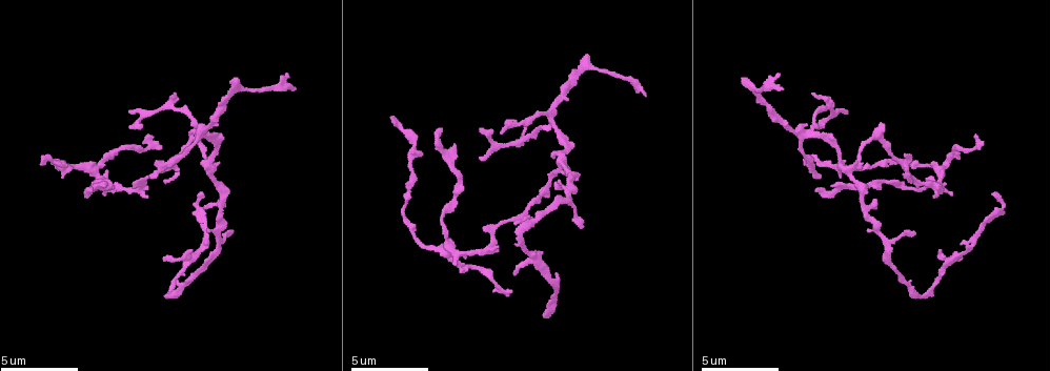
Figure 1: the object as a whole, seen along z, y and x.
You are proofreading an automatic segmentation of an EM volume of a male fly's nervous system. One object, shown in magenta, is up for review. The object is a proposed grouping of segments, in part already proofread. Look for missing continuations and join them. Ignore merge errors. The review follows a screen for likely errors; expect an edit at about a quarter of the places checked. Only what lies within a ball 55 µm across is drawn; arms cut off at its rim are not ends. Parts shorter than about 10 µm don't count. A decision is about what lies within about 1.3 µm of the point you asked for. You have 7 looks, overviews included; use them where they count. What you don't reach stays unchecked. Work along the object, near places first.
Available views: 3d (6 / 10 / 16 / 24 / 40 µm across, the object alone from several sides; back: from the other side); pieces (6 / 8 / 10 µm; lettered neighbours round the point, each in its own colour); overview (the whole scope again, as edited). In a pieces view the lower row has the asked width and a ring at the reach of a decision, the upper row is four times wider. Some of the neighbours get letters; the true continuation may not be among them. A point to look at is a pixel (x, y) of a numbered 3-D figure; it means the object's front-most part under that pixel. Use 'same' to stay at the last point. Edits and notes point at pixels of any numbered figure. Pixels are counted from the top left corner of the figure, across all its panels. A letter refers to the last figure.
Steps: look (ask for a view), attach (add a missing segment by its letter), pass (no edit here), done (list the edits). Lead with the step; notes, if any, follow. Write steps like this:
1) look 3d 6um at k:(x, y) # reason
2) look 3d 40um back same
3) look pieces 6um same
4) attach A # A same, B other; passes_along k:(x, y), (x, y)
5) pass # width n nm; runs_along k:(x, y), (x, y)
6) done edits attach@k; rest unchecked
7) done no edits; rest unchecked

look 3d 10um at 1:(781, 89) # an open end

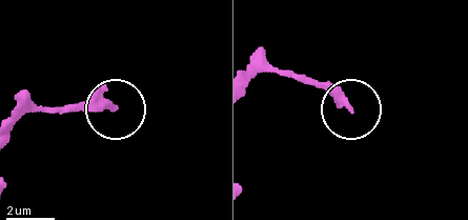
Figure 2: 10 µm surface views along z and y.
look pieces 10um at 2:(114, 108)

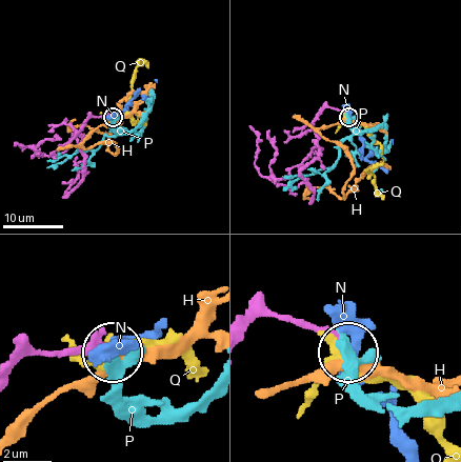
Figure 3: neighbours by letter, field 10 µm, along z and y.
pass # width 210 nm; H other, N other, P other, Q other; runs_along 3:(249, 323), (298, 318), (344, 352); none of them fits

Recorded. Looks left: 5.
look 3d 10um at 1:(502, 131) # branch stops here

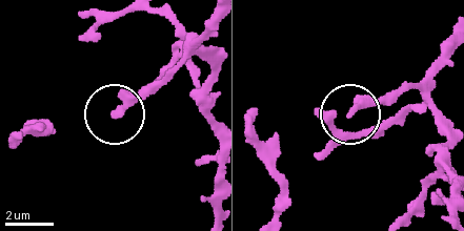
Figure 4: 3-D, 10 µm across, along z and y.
look pieces 10um at 4:(350, 113)

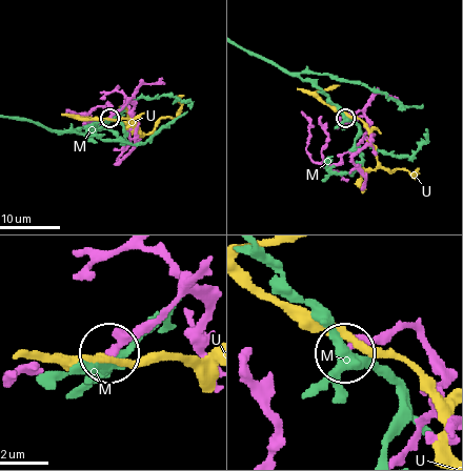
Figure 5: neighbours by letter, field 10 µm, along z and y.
pass # M other, U other; no lettered segment goes on from it

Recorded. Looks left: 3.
look 3d 6um at 1:(41, 160) # end of a long branch

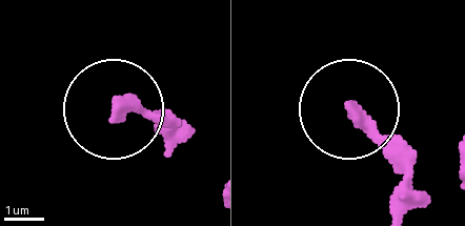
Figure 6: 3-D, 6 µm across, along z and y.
look pieces 8um at 6:(117, 104)

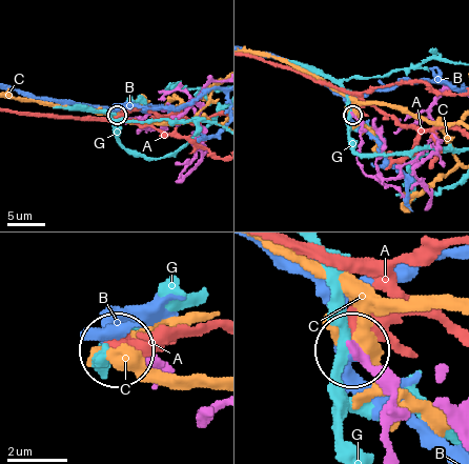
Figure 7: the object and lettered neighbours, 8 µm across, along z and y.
pass # A other, B other, C other, G other; runs_along 7:(385, 448), (385, 387), (358, 352); no lettered segment goes on from it

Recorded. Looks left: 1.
done no edits; rest unchecked

